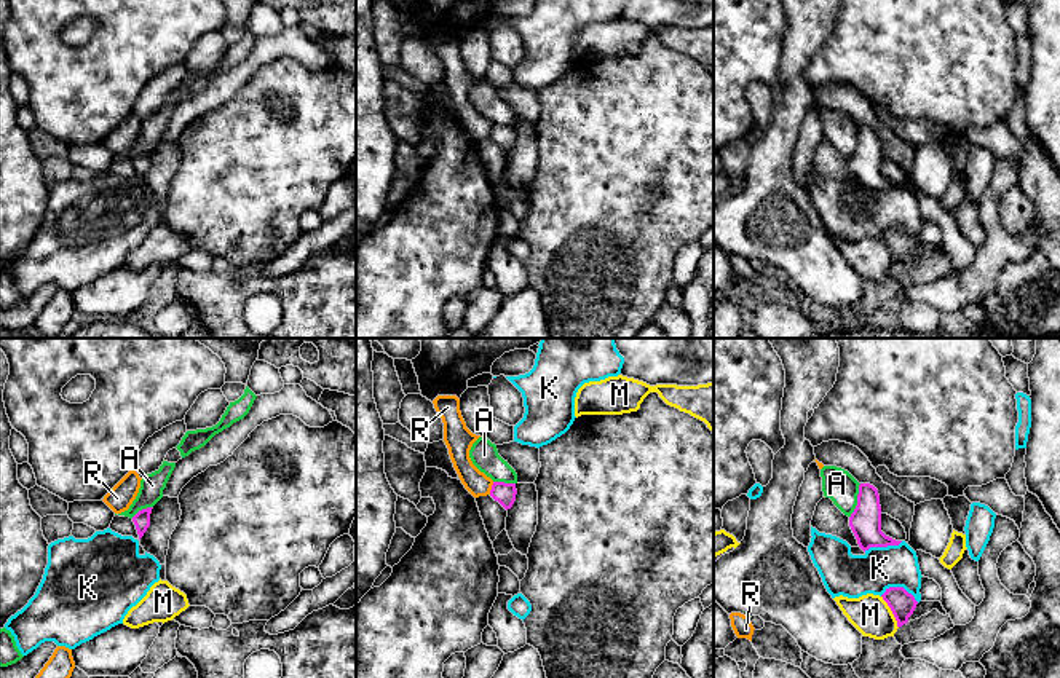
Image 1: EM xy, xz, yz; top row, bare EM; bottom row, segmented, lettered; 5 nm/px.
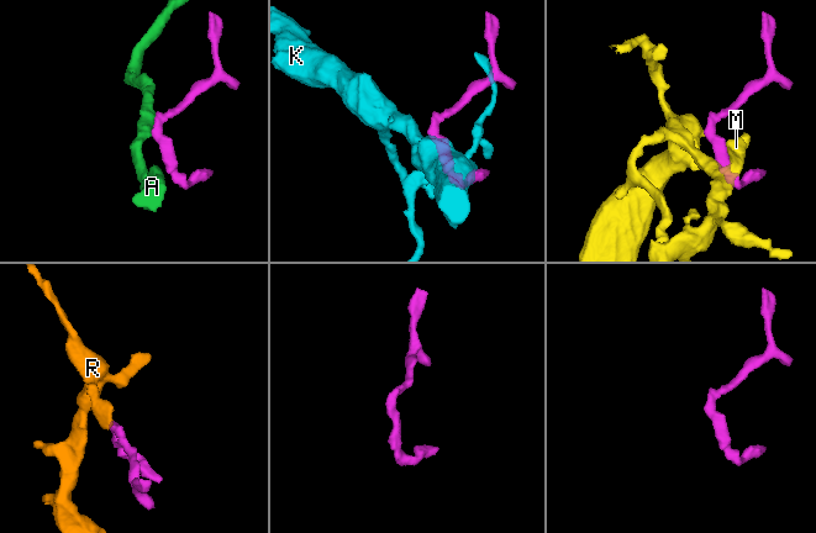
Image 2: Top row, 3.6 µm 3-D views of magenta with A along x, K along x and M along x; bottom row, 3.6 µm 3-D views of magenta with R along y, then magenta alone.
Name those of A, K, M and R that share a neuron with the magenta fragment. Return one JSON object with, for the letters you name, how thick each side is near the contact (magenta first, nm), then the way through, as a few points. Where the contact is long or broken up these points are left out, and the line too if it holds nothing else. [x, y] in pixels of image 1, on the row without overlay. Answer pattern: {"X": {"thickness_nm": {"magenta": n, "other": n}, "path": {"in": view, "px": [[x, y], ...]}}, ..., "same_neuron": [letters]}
{"same_neuron": []}

